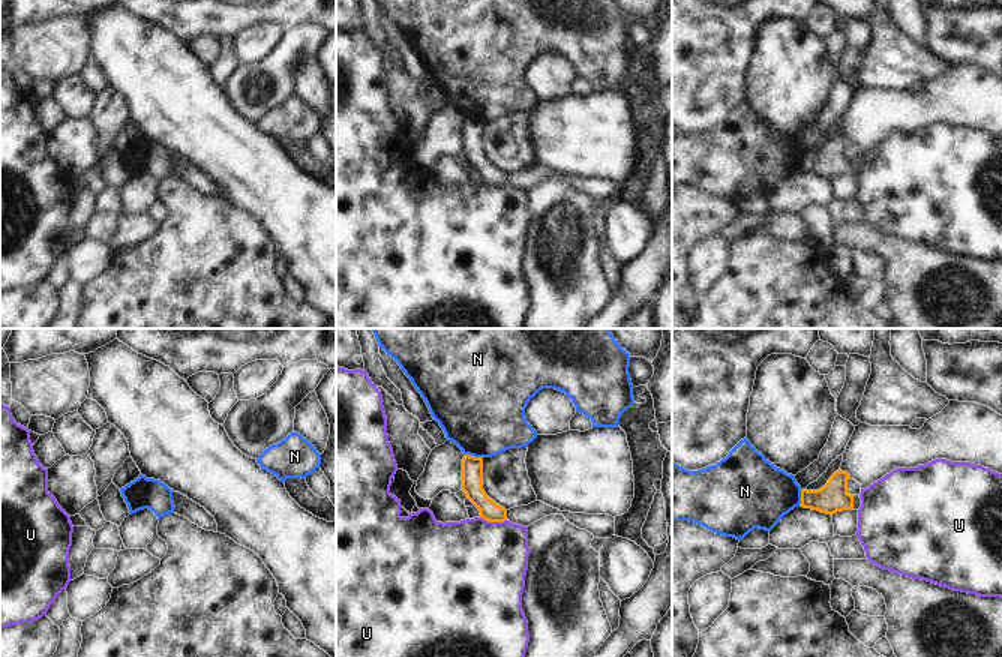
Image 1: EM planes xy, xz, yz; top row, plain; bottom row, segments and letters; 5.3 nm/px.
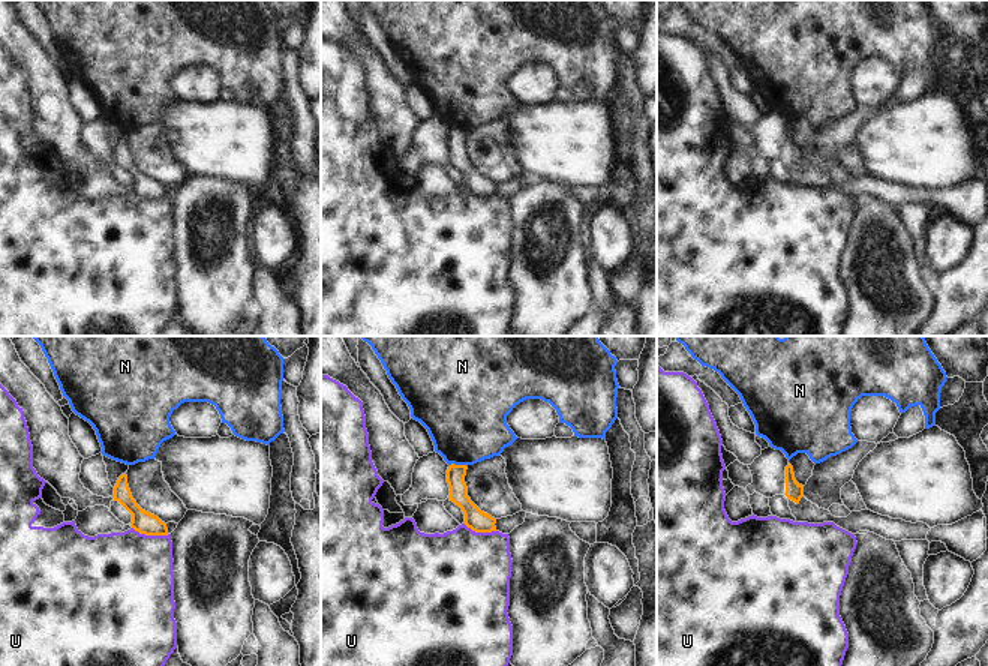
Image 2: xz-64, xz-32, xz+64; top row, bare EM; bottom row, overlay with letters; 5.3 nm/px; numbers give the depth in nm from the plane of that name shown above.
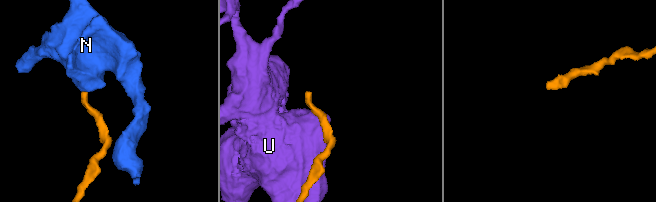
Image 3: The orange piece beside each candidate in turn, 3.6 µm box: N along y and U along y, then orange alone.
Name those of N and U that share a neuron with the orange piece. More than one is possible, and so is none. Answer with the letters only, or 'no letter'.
no letter

